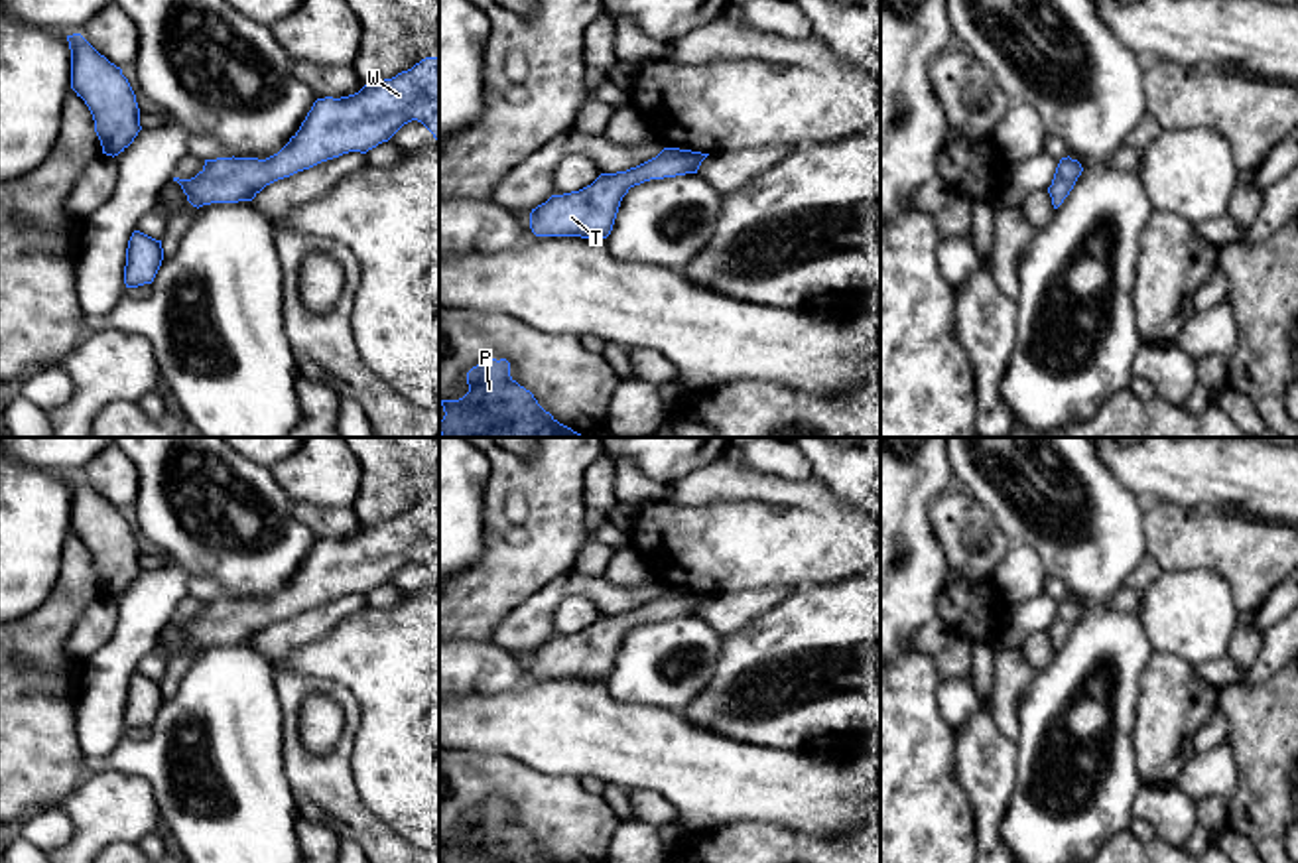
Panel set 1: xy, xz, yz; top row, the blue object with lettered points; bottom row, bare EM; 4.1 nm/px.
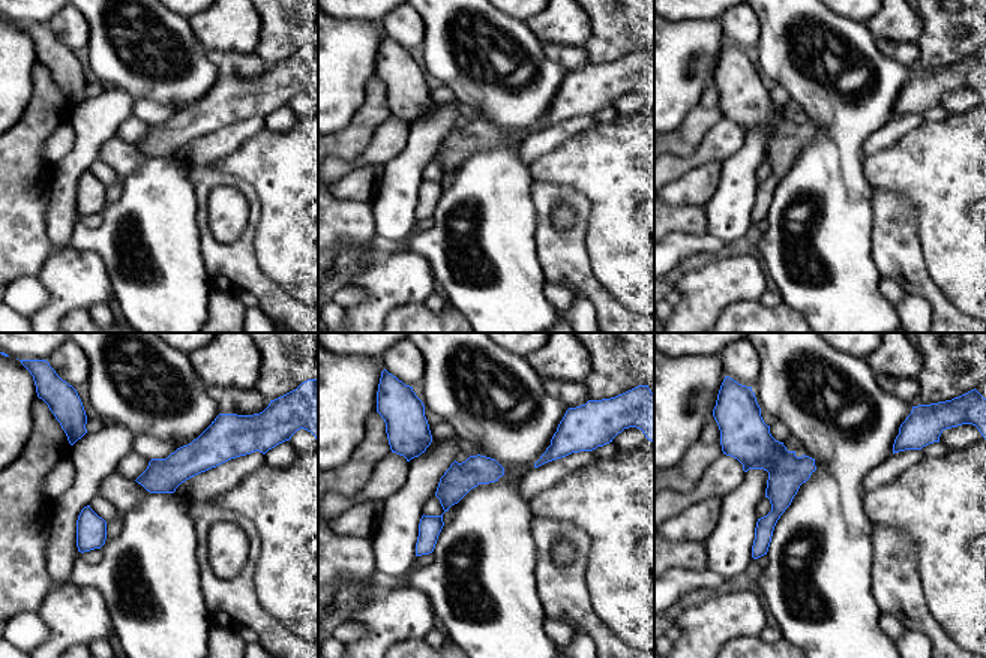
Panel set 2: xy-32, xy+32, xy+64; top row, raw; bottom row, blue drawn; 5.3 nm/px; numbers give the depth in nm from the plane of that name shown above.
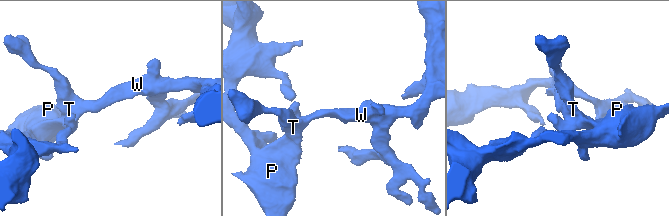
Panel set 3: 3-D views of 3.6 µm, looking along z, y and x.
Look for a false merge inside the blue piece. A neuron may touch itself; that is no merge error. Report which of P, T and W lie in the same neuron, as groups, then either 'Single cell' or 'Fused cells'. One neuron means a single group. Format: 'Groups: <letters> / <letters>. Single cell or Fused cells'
Groups: P T W. Single cell

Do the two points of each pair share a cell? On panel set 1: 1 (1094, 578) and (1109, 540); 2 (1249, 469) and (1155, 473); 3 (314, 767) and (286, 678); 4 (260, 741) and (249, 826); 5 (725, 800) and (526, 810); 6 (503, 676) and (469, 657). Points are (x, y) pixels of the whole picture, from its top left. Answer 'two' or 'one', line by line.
1: one
2: one
3: one
4: one
5: two
6: one

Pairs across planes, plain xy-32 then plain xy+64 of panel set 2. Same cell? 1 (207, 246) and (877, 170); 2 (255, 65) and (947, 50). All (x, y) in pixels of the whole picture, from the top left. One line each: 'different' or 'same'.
1: different
2: different

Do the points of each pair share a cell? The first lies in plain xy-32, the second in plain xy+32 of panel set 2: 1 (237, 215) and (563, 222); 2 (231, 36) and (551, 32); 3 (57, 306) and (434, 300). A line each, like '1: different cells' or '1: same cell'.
1: same cell
2: same cell
3: different cells

